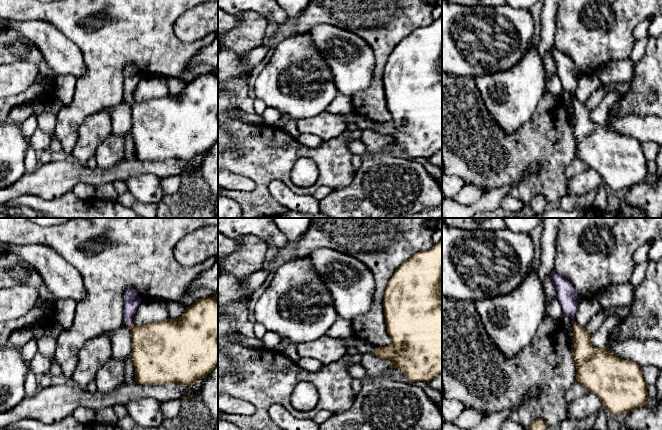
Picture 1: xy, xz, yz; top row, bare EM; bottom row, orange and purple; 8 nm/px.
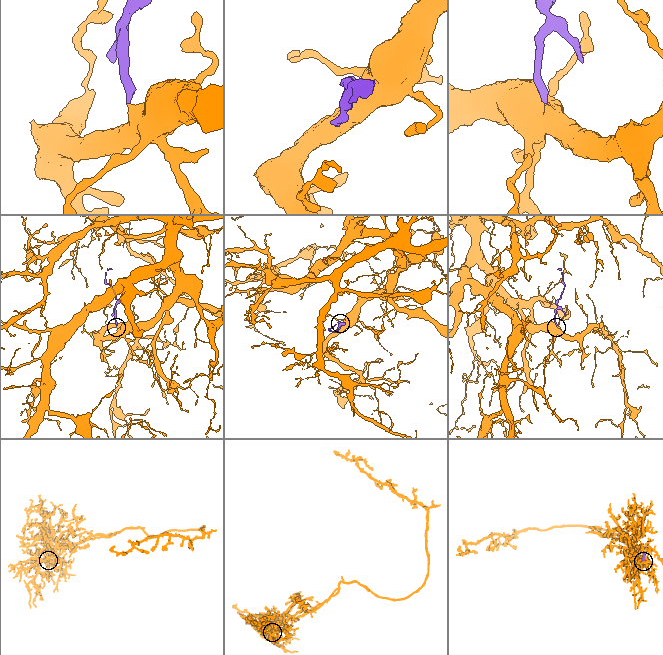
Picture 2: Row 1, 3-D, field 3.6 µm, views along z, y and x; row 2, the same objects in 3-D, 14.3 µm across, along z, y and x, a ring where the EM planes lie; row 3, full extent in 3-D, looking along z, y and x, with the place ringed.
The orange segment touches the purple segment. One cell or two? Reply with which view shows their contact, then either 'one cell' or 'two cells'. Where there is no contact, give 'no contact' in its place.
meets orange in xy; one cell

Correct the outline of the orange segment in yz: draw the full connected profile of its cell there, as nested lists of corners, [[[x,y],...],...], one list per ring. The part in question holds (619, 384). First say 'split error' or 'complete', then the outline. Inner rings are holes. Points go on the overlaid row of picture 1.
split error; [[[551,272],[552,281],[557,289],[559,300],[565,315],[572,319],[573,323],[573,358],[576,365],[576,380],[585,386],[589,392],[595,394],[611,414],[618,415],[646,405],[648,397],[647,382],[642,374],[642,368],[635,362],[619,358],[610,352],[608,347],[594,347],[590,342],[590,335],[586,328],[581,327],[575,321],[579,297],[573,285],[563,276]]]

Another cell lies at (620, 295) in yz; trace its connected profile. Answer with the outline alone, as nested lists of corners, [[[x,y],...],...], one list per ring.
[[[628,281],[623,284],[611,285],[597,294],[602,308],[615,309],[630,306],[634,297],[635,287]]]

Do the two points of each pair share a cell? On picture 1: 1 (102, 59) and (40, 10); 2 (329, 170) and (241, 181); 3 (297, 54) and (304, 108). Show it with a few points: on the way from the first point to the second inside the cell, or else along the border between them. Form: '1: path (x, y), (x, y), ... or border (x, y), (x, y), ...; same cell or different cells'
1: path (89, 43), (59, 13), (56, 13); same cell
2: border (230, 171), (249, 177), (255, 183), (255, 188); different cells
3: path (280, 66), (275, 71), (275, 90), (287, 97); same cell

